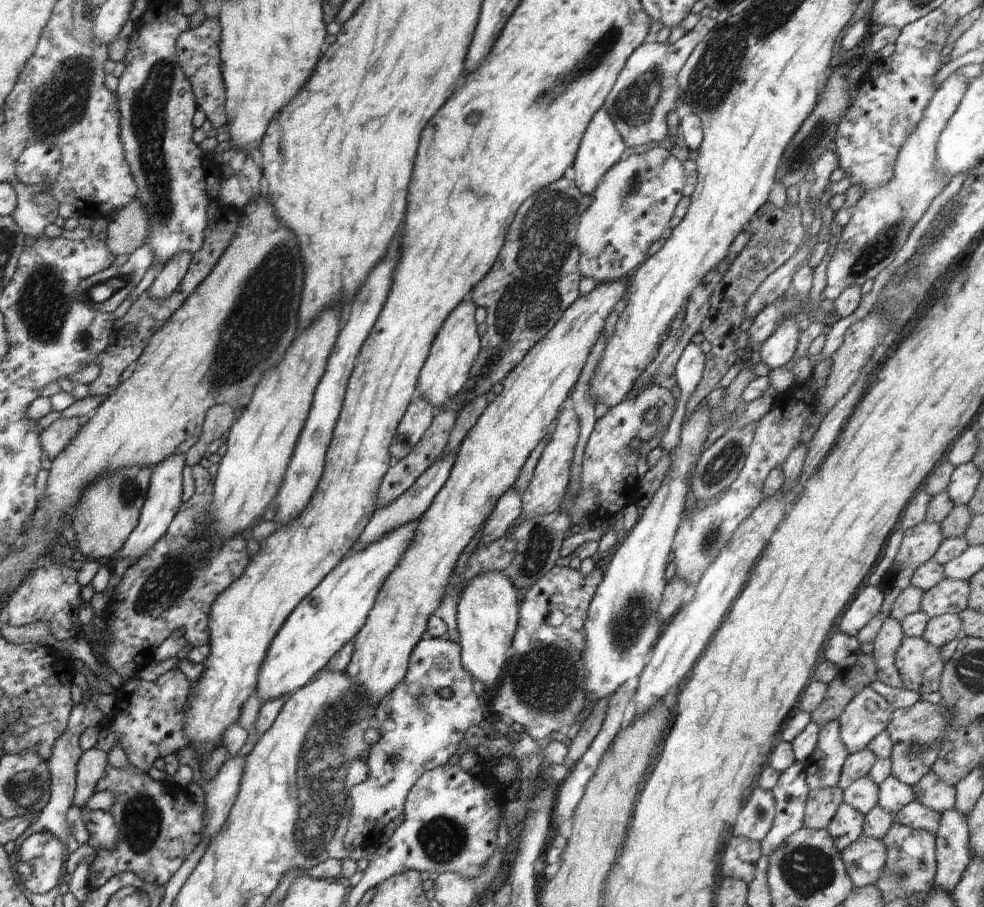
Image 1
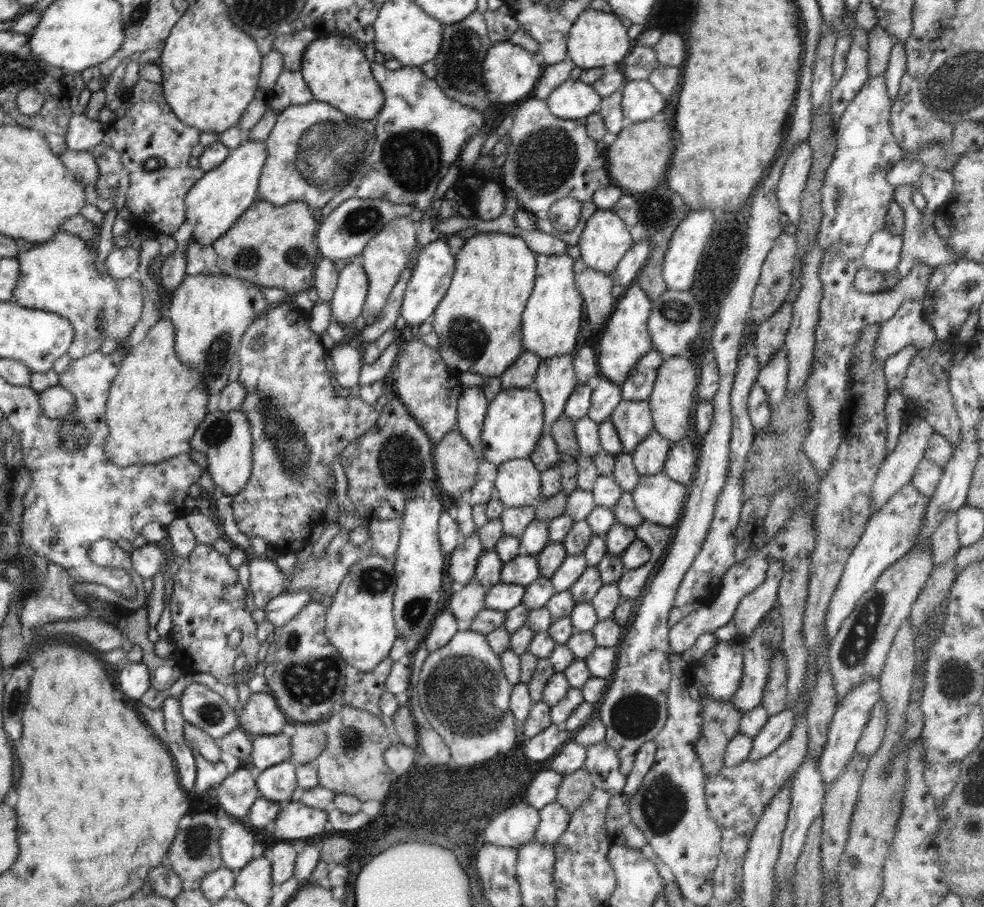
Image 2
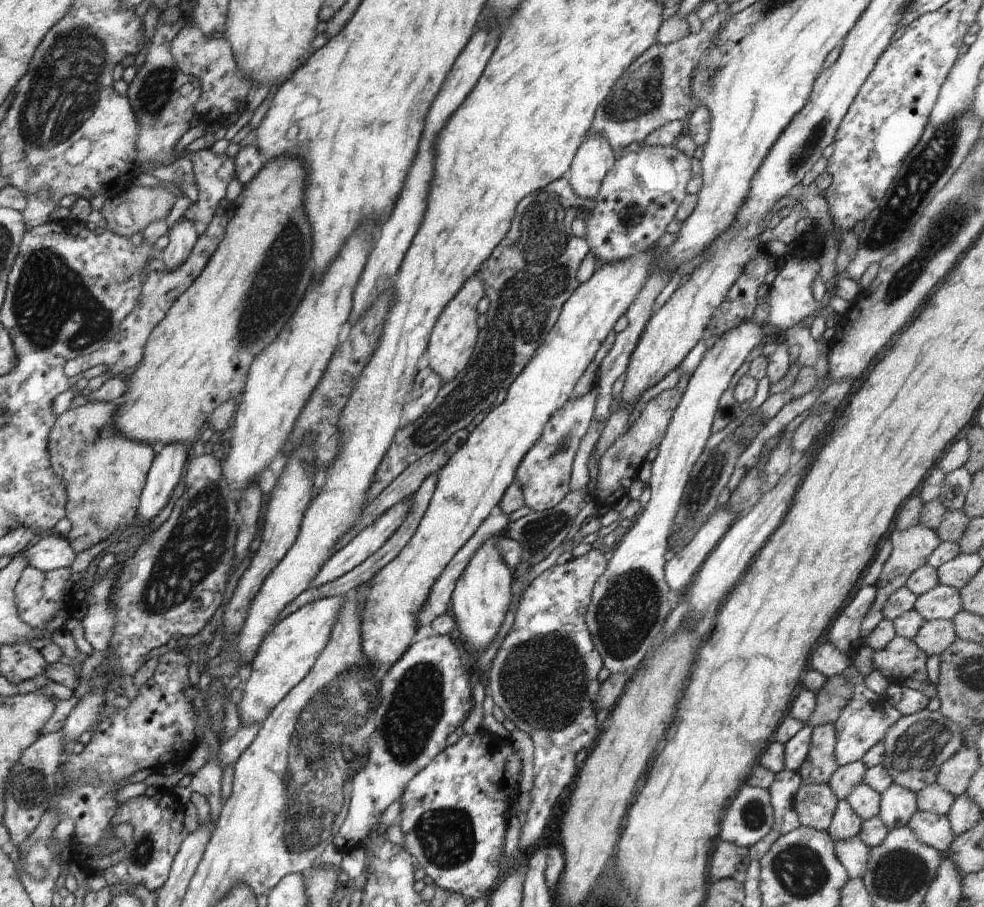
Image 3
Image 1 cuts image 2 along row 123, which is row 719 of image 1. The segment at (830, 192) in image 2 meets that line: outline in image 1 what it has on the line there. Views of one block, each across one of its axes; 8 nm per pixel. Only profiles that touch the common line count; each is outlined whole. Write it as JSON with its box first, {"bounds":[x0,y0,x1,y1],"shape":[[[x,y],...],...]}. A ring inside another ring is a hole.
{"bounds":[837,688,894,754],"shape":[[[864,688],[837,719],[840,737],[850,754],[862,751],[878,734],[887,731],[894,708],[872,688]]]}

